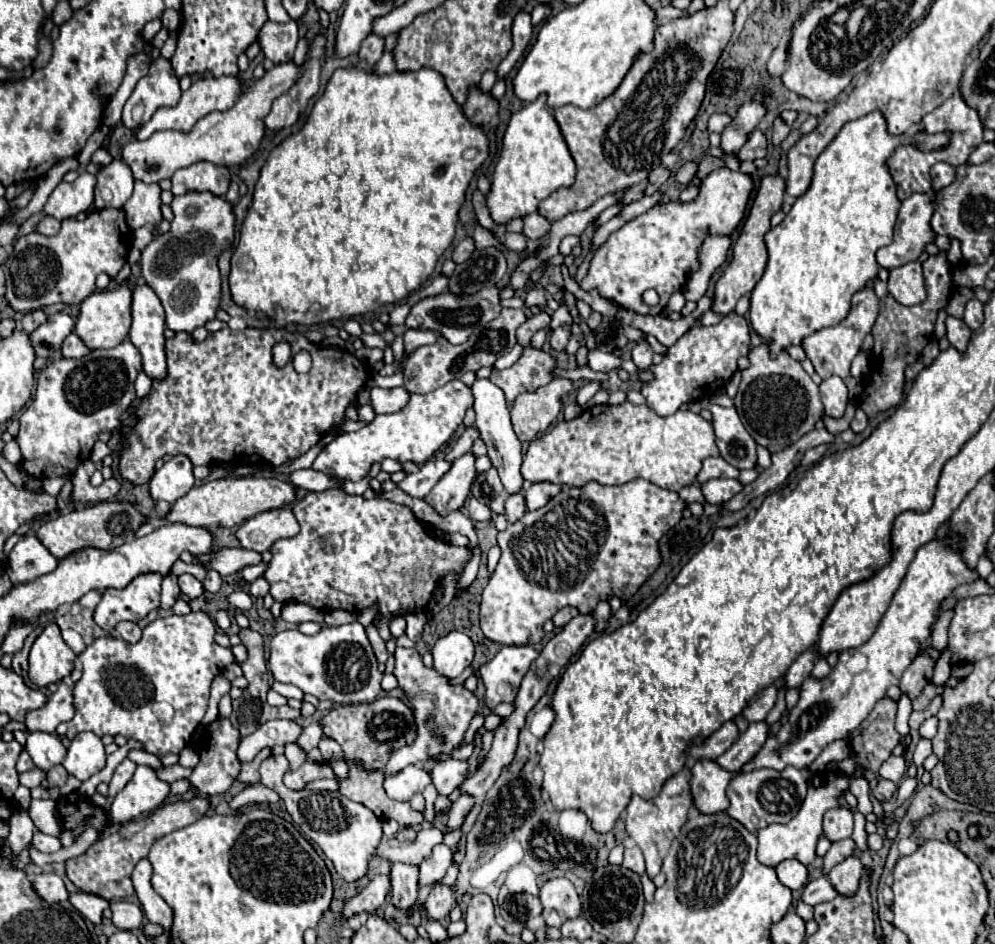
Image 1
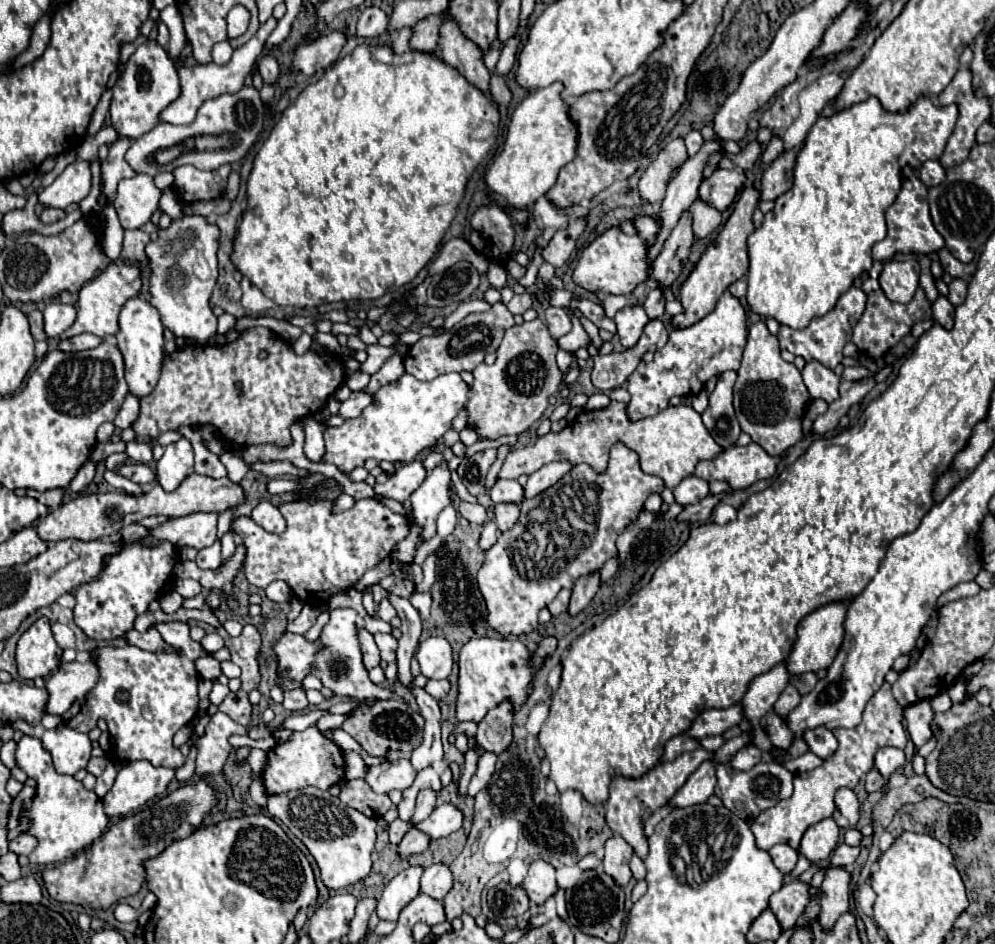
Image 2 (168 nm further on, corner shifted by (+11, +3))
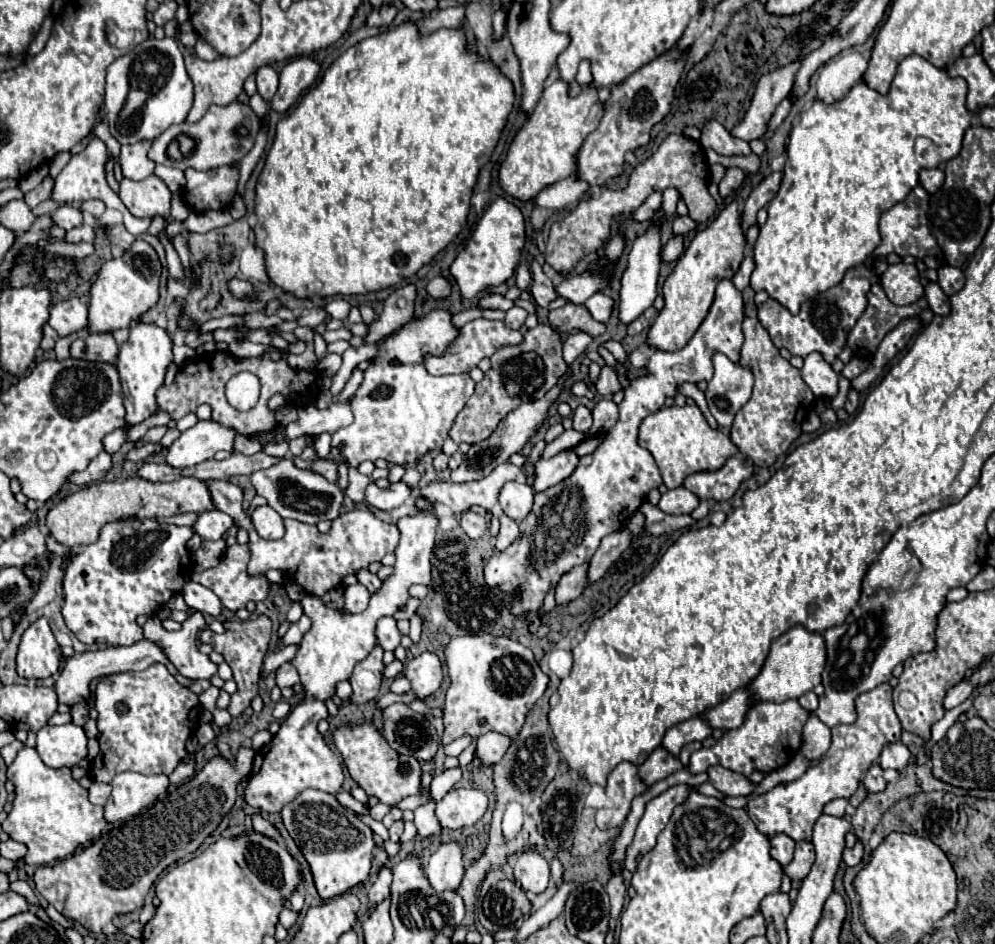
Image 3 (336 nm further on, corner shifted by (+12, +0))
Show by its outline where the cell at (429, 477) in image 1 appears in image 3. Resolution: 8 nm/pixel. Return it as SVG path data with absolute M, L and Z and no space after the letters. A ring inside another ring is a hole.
M369 483L365 489L365 501L375 507L375 509L383 509L383 511L391 511L397 509L399 505L403 505L403 501L407 497L413 495L413 489L409 489L405 483L393 483L387 489L379 489L375 483Z

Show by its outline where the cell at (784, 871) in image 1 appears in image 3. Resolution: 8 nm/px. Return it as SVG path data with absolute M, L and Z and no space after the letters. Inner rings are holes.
M777 833L777 835L771 837L771 855L773 855L773 859L777 859L783 867L791 863L793 851L795 851L795 841L793 841L789 835Z

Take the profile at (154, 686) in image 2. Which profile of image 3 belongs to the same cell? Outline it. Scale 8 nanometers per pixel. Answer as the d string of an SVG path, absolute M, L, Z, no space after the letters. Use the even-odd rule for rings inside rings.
M155 663L139 673L117 673L103 679L95 689L95 703L97 703L97 727L99 727L99 755L91 761L89 777L91 781L111 783L111 779L121 771L137 771L143 775L171 775L177 763L187 755L185 743L193 733L191 717L199 717L201 705L195 693L187 687L179 685L175 677L167 671L165 665Z

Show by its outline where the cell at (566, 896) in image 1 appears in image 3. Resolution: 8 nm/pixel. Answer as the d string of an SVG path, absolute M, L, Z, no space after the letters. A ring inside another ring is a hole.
M535 849L521 853L517 857L517 863L515 863L515 879L521 883L521 887L525 891L527 889L533 889L535 893L545 891L547 883L549 883L549 863L547 863L547 859Z

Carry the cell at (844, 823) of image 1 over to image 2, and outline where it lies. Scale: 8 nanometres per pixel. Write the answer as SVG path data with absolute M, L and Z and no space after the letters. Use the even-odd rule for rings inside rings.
M832 818L820 820L818 824L814 824L806 830L798 852L802 856L806 856L810 862L822 862L838 846L838 832L840 832L840 828Z

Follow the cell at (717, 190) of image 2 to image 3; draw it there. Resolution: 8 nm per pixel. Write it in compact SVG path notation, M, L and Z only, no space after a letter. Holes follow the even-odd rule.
M727 169L723 181L719 183L719 193L721 193L721 197L729 197L731 193L735 193L735 191L741 187L743 179L745 179L745 173L743 173L741 169Z

